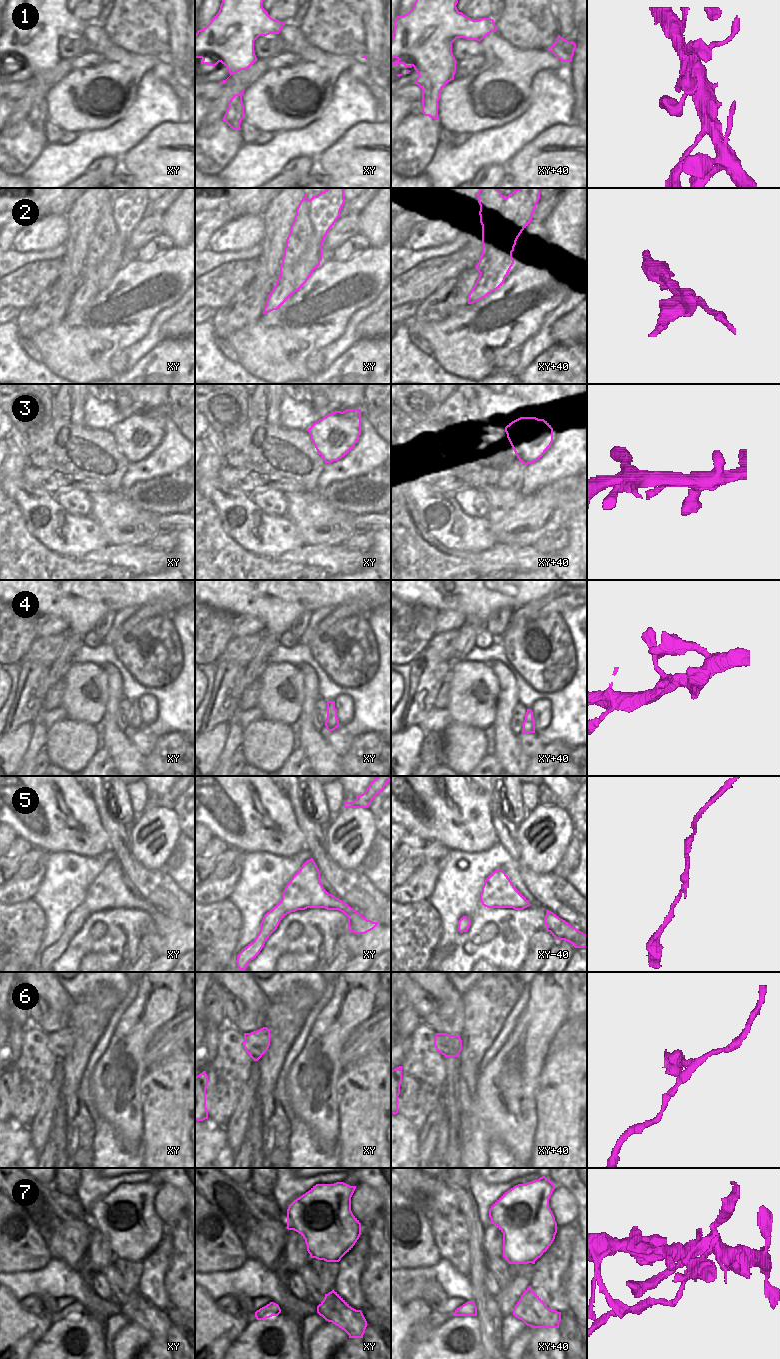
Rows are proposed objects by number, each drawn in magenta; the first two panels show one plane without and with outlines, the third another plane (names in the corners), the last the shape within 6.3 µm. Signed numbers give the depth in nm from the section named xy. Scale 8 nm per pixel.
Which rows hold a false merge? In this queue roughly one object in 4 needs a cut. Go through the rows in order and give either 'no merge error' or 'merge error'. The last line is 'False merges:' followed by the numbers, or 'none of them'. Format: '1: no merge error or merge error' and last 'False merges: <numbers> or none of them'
1: no merge error
2: merge error
3: no merge error
4: no merge error
5: no merge error
6: no merge error
7: merge error
False merges: 2, 7

